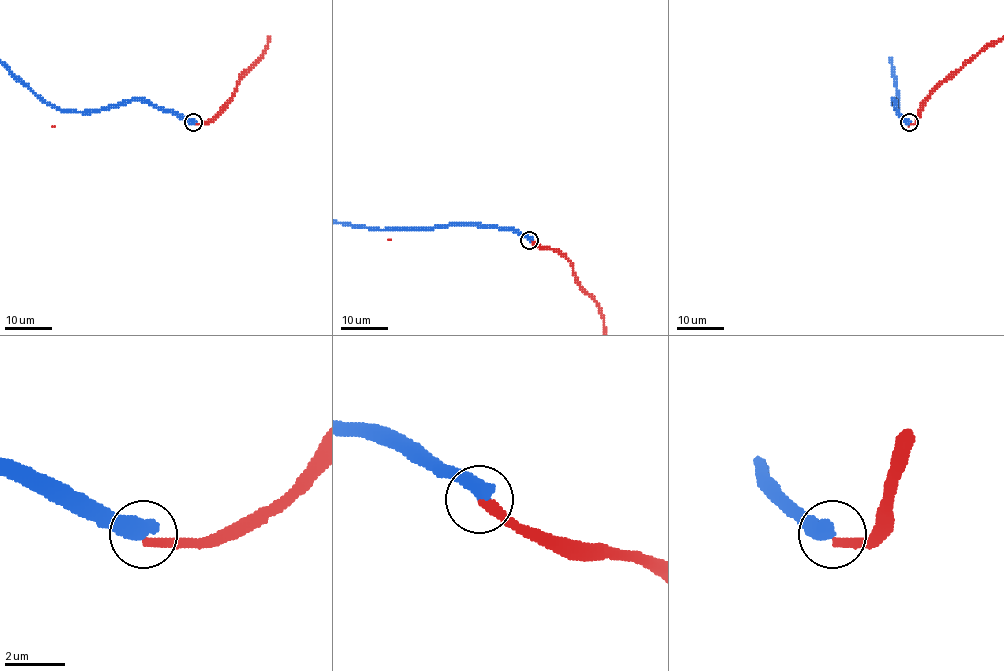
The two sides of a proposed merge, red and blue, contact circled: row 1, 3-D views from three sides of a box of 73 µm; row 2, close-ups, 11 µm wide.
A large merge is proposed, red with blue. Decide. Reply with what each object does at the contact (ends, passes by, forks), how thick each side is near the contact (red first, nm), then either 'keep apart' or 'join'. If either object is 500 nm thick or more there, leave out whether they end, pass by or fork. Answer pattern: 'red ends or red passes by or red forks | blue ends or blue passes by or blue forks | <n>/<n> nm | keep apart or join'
280/550 nm | keep apart

